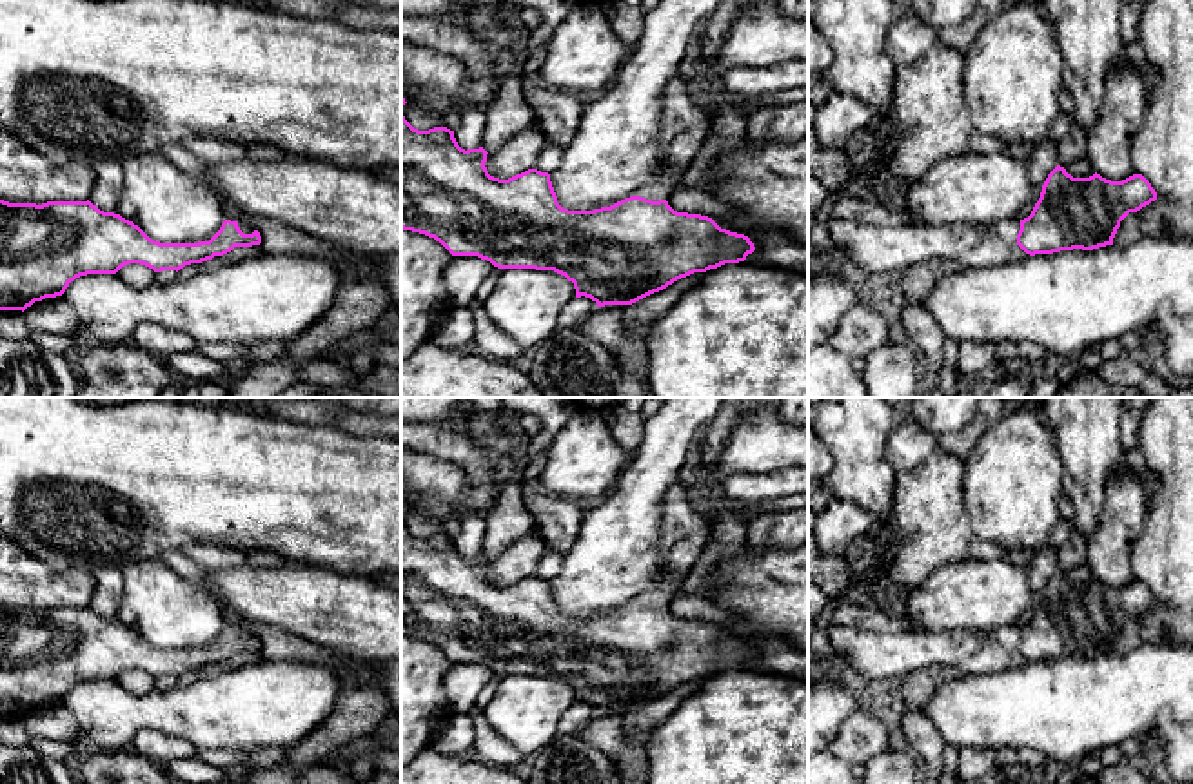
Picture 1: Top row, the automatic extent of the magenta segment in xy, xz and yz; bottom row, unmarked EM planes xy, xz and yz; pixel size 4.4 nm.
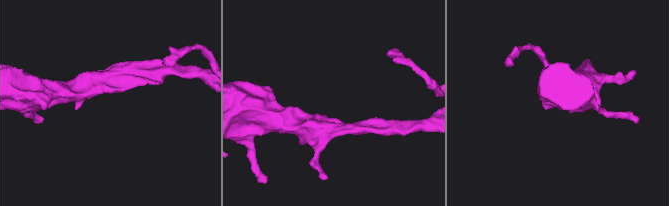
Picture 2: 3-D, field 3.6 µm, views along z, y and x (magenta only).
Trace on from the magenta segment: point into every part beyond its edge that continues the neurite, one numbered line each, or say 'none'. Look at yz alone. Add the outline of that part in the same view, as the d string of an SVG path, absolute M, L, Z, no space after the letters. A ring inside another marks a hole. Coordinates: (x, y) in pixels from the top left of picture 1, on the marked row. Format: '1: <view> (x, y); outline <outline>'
1: yz (1008, 229); outline M1002 220L1002 221L986 225L986 229L1001 234L1010 245L1017 245L1020 220Z

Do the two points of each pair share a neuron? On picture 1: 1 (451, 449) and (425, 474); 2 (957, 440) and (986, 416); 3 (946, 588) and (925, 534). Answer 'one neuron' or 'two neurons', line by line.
1: two neurons
2: one neuron
3: two neurons

